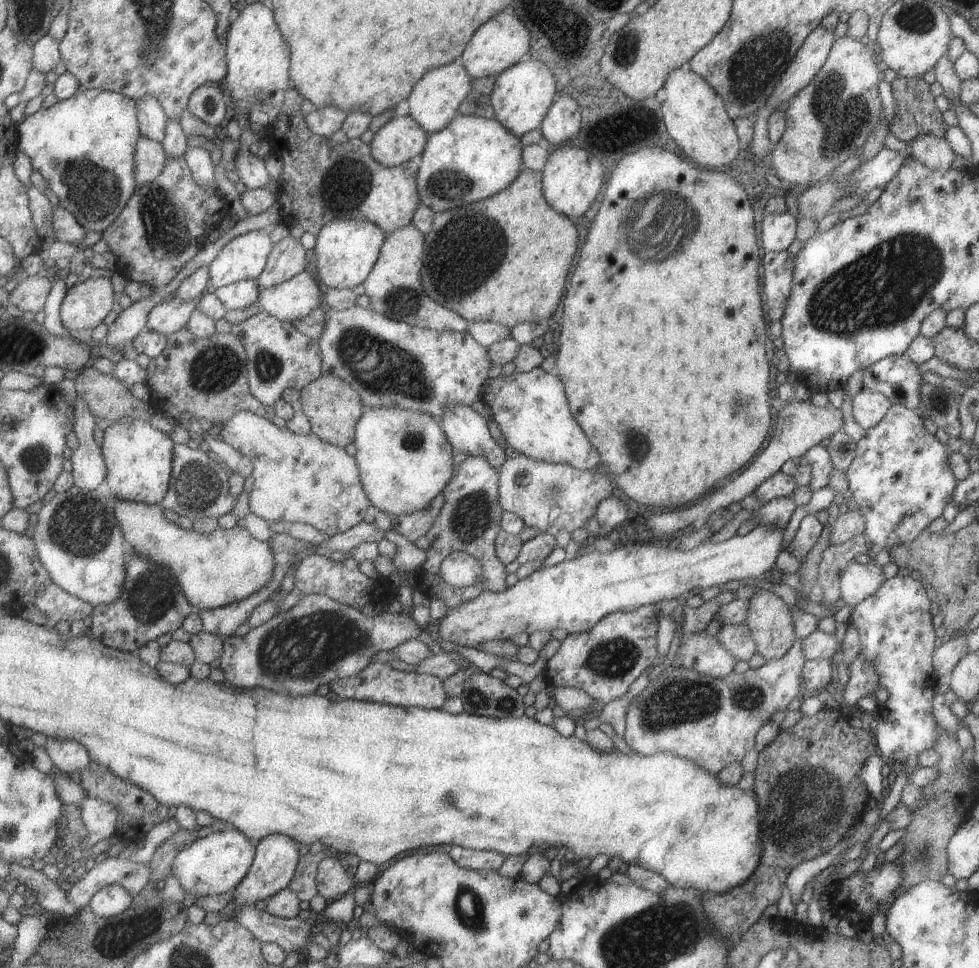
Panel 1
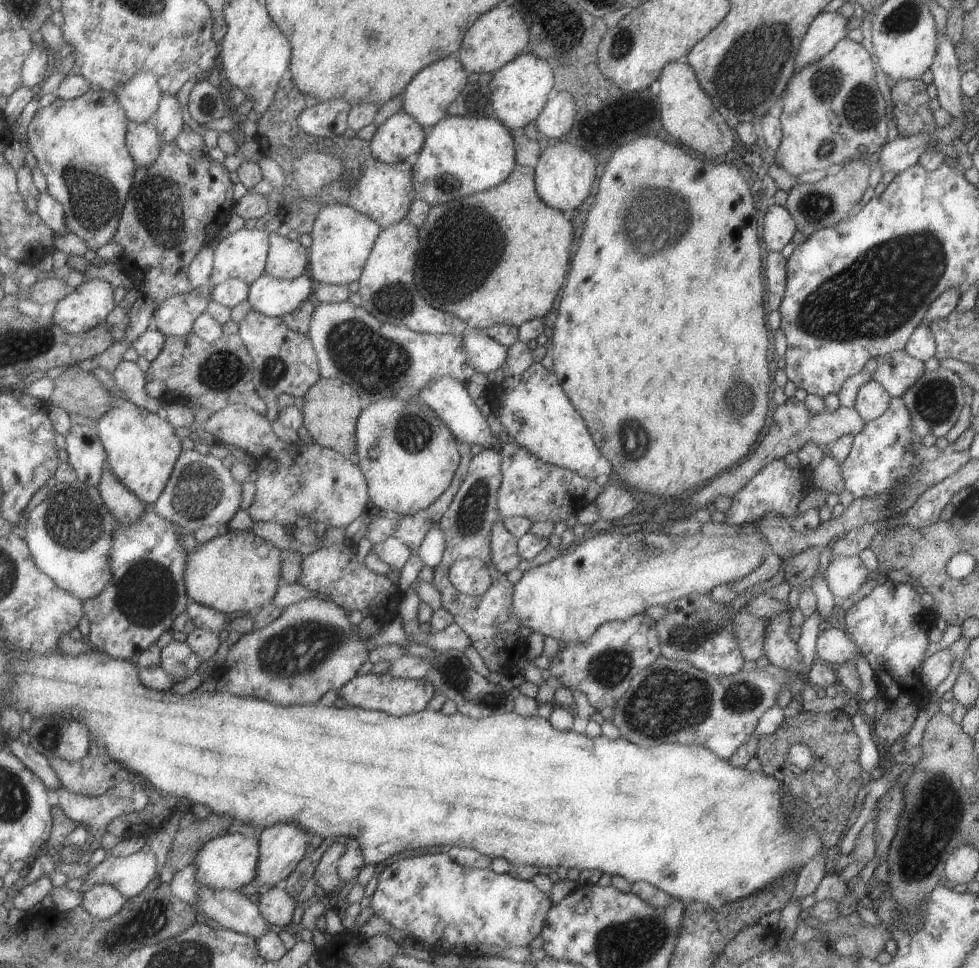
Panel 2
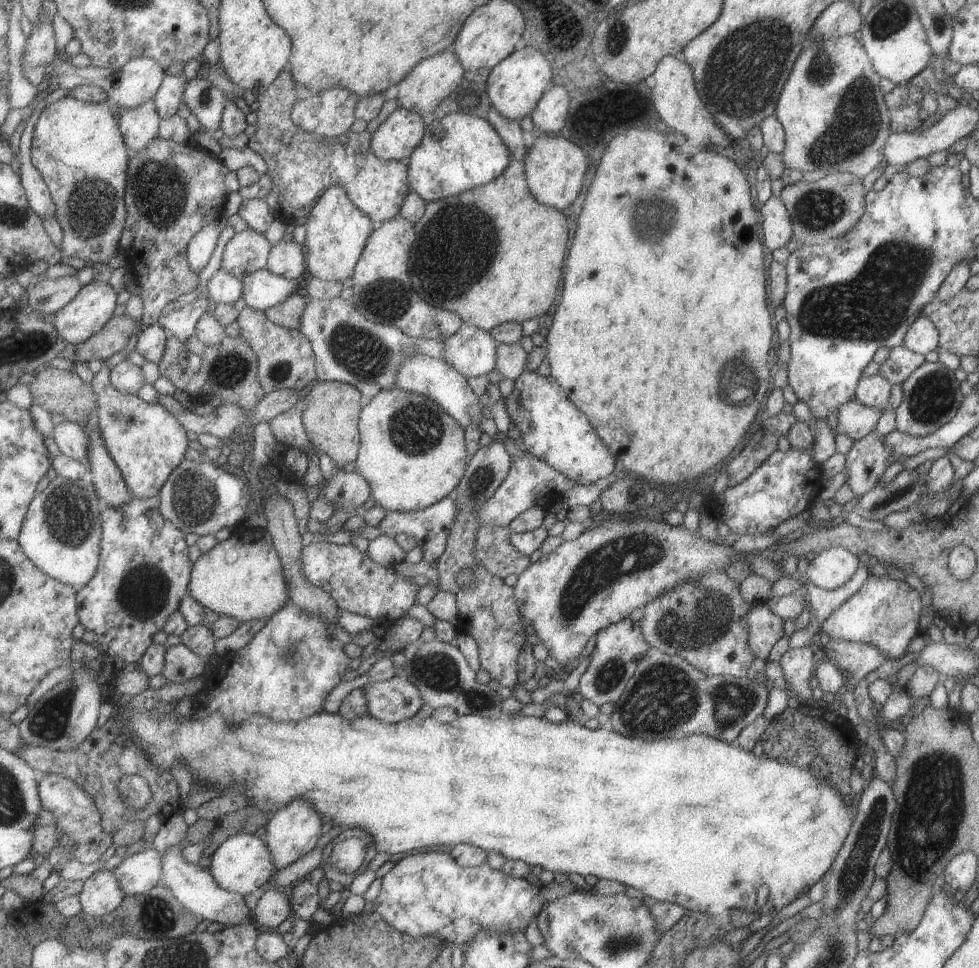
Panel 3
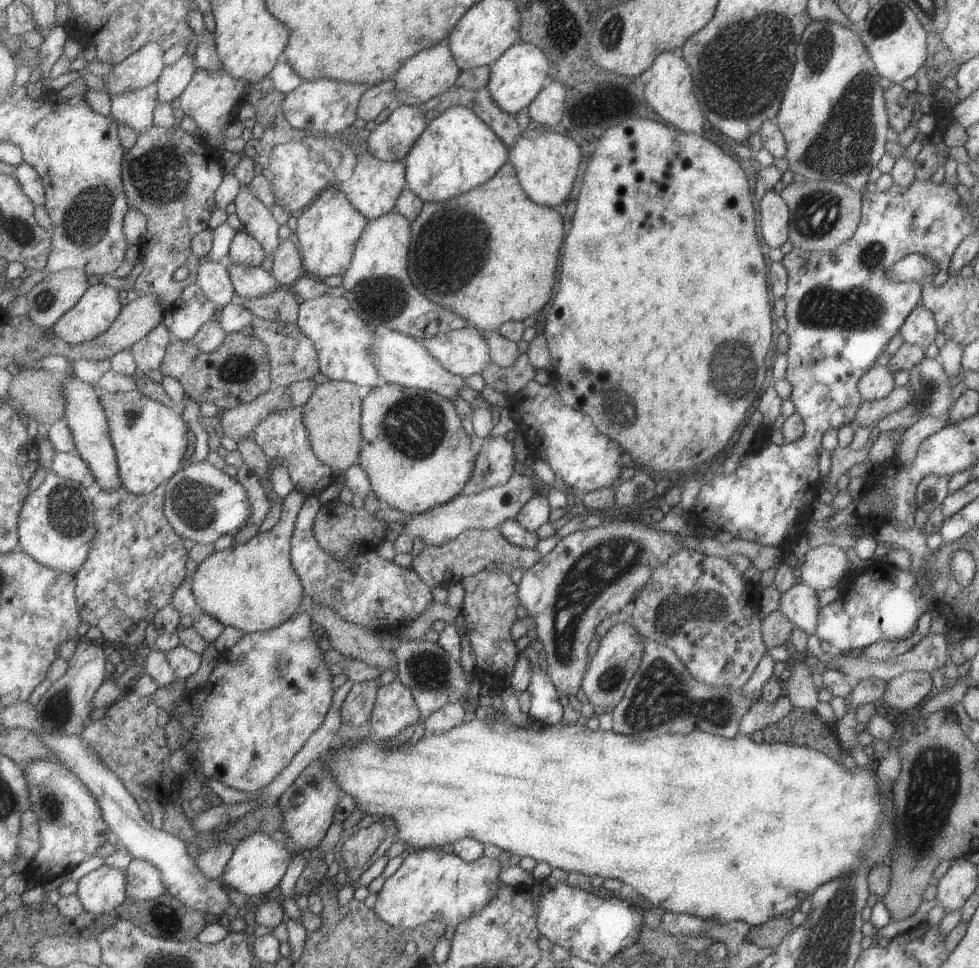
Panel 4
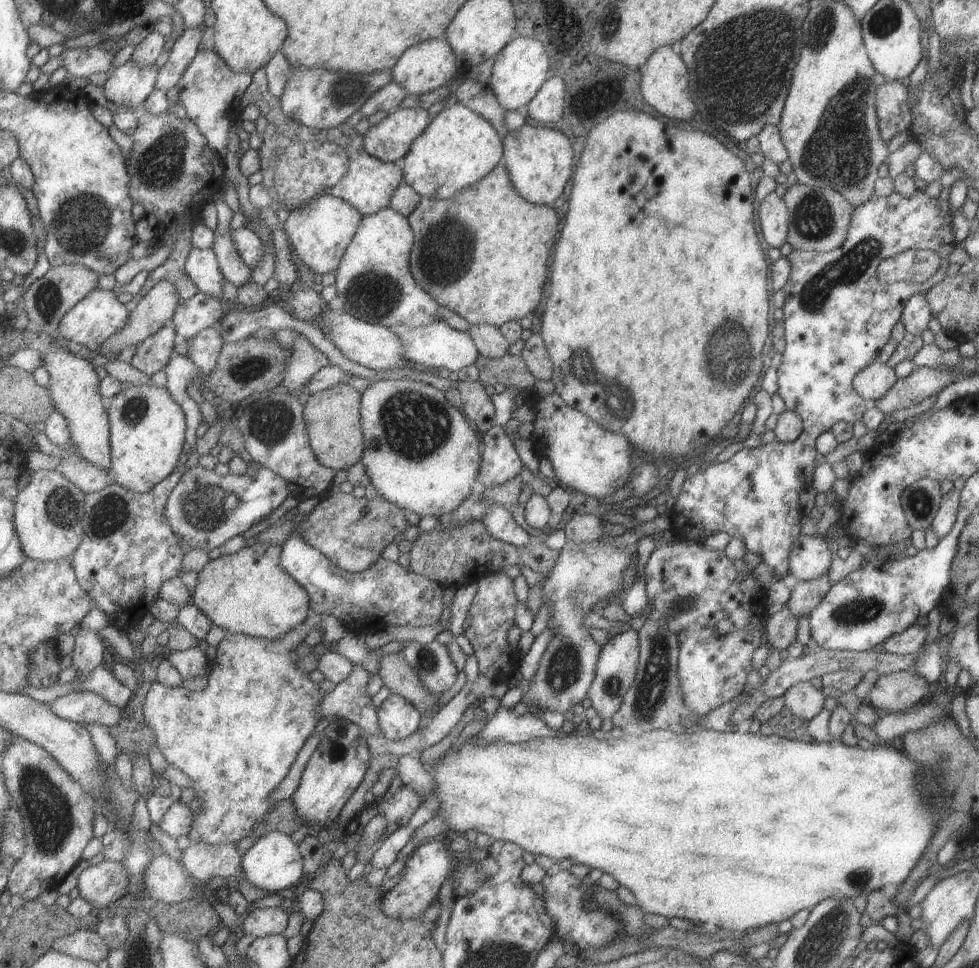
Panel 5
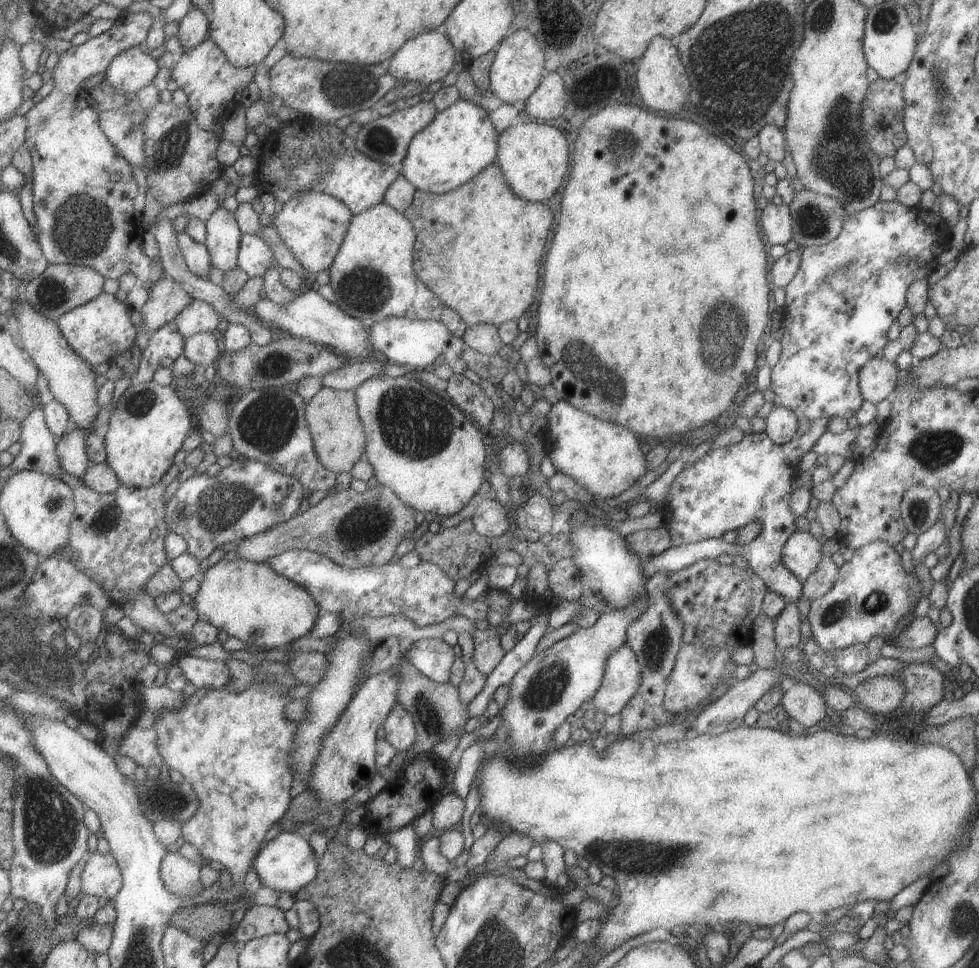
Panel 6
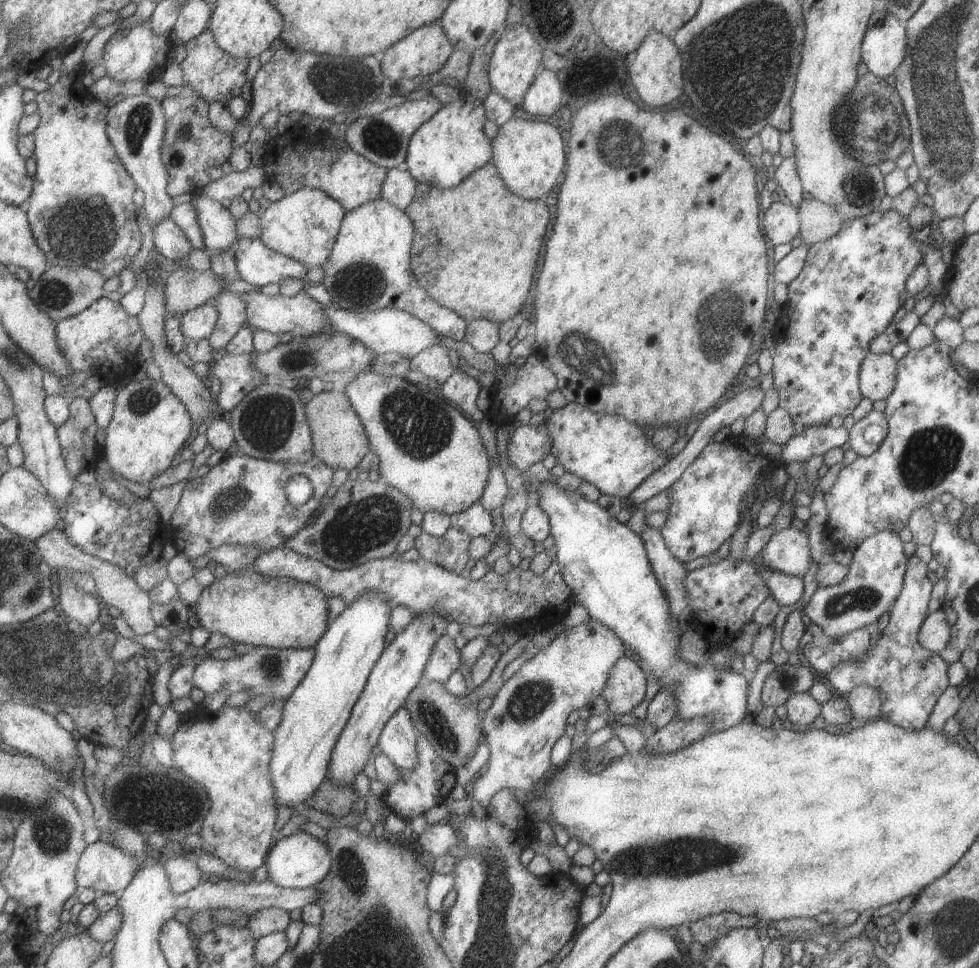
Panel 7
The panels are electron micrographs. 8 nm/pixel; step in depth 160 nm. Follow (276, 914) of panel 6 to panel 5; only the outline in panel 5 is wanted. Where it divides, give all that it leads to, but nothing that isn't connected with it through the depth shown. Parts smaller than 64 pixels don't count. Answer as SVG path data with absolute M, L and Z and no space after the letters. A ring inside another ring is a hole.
M281 907L251 909L242 924L239 934L264 937L267 935L282 935L289 926L289 912Z

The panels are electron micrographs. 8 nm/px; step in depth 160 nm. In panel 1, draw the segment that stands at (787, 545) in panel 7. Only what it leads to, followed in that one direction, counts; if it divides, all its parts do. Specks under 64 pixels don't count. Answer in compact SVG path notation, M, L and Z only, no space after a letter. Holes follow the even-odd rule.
M868 558L856 559L849 562L839 574L839 596L845 605L853 608L873 594L883 582L880 566Z

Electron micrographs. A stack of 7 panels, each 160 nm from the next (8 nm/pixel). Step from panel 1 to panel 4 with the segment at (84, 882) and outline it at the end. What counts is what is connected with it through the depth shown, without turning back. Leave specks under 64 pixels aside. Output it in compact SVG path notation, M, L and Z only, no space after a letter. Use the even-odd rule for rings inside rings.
M134 858L125 869L127 873L127 894L135 901L156 899L169 893L165 886L161 870L151 861Z

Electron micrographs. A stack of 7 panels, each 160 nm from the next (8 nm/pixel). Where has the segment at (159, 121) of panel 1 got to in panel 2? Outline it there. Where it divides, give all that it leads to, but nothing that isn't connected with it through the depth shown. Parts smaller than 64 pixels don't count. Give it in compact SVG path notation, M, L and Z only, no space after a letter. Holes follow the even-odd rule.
M139 70L129 82L115 88L113 92L130 120L135 122L155 121L164 95L159 76L151 70Z

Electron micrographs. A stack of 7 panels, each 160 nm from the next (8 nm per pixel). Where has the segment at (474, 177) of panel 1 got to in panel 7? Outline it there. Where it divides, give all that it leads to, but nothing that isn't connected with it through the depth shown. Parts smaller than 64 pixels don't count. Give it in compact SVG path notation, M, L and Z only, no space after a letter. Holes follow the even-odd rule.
M463 96L443 105L410 136L403 167L417 183L448 189L459 184L475 169L491 162L492 144L483 133L486 120L481 100Z

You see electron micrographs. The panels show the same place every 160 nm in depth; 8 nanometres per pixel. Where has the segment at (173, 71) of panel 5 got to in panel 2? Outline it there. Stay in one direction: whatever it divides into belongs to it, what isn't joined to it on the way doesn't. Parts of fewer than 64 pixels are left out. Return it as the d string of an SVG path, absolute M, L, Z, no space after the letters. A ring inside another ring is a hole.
M162 96L154 122L158 126L162 142L175 143L177 134L183 132L183 126L186 125L181 114L181 102L176 96Z

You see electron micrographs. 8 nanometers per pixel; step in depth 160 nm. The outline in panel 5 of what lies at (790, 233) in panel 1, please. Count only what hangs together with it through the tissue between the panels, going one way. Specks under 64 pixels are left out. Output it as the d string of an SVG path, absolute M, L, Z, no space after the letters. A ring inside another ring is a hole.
M773 192L764 196L757 205L759 230L763 240L773 249L779 249L786 242L788 231L788 212L785 203Z

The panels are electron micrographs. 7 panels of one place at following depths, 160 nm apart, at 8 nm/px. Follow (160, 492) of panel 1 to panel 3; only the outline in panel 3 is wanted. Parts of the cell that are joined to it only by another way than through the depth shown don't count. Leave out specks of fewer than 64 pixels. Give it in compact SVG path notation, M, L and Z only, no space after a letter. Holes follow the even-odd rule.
M105 362L93 380L99 410L96 423L107 443L111 456L122 469L134 497L148 499L160 494L173 471L185 460L189 448L187 429L177 416L161 403L149 404L137 395L120 391L112 383L112 368Z

